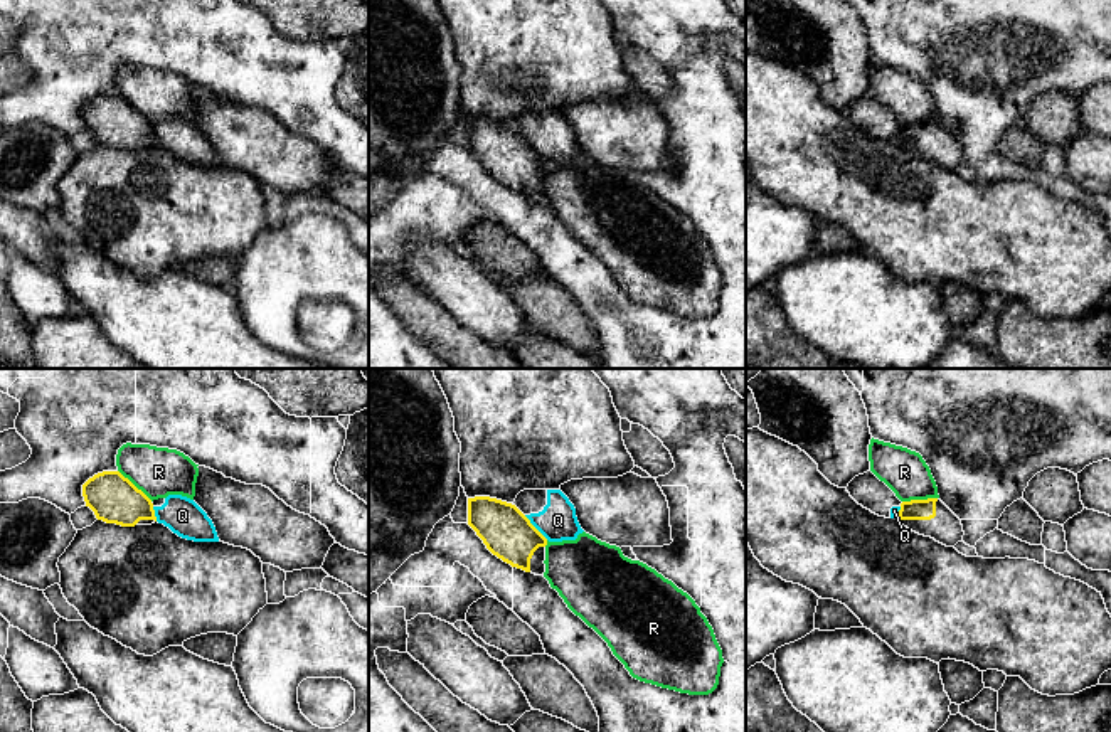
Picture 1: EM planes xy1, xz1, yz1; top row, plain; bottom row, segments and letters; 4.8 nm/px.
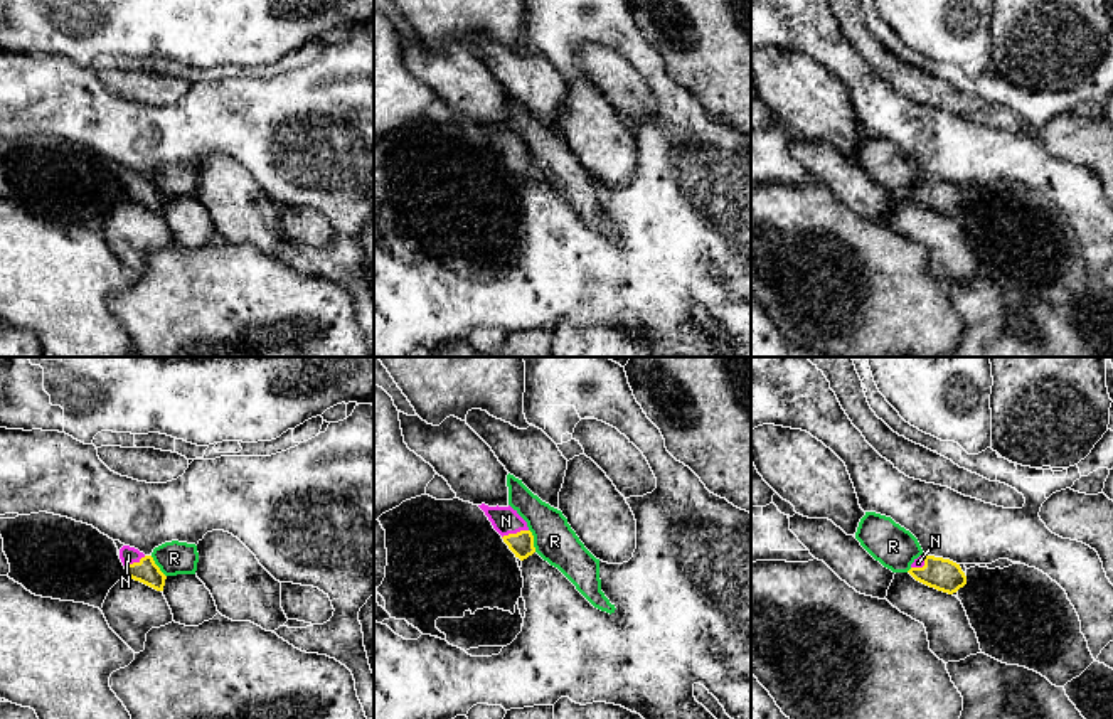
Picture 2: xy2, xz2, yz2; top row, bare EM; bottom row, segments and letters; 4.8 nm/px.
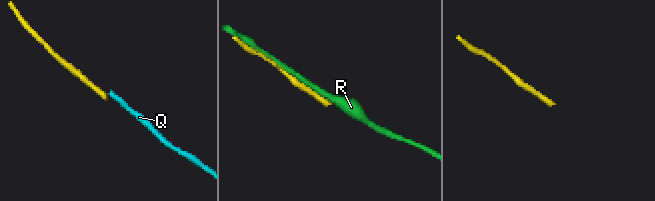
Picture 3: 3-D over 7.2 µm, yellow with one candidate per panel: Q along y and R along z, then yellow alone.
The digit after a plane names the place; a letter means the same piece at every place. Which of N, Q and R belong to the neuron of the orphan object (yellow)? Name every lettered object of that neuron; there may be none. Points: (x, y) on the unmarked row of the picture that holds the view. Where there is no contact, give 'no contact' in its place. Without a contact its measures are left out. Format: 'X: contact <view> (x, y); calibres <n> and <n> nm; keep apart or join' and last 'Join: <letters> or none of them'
N: contact xz2 (514, 157); calibres 110 and 130 nm; join
Q: contact xz1 (534, 150); calibres 240 and 180 nm; keep apart
R: contact yz1 (919, 123); calibres 100 and 220 nm; keep apart
Join: N

